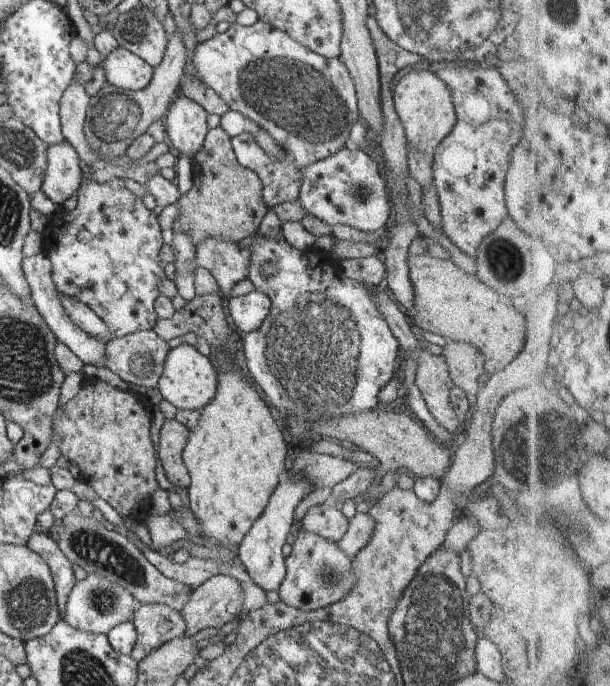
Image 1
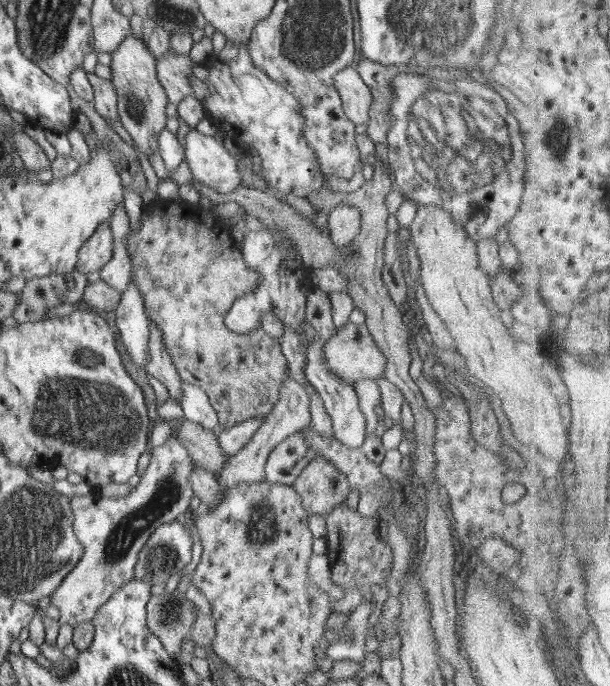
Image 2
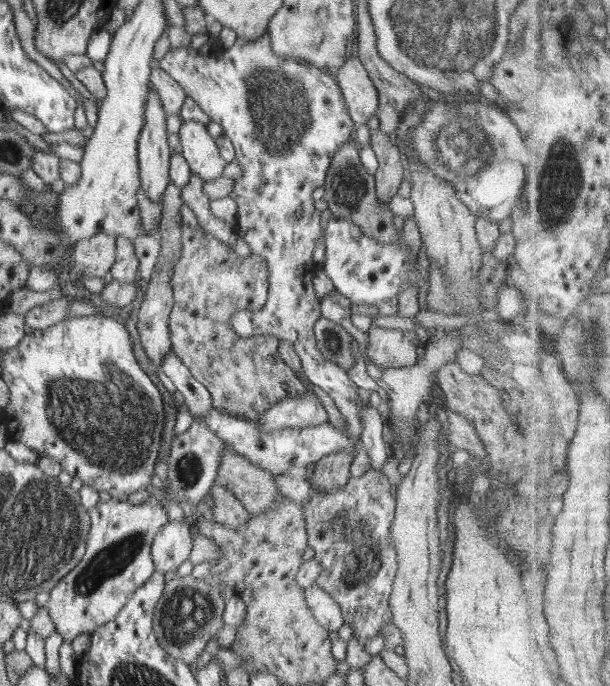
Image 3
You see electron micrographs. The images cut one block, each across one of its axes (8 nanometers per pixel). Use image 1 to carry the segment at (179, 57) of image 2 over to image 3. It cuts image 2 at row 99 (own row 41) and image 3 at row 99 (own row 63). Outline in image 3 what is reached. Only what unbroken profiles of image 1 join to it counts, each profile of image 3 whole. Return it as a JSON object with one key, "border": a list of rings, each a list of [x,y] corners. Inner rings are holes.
{"border":[[[158,67],[152,69],[150,75],[150,84],[152,89],[156,91],[156,95],[162,101],[162,107],[166,114],[179,114],[181,106],[188,96],[184,87],[174,80],[164,69]]]}

